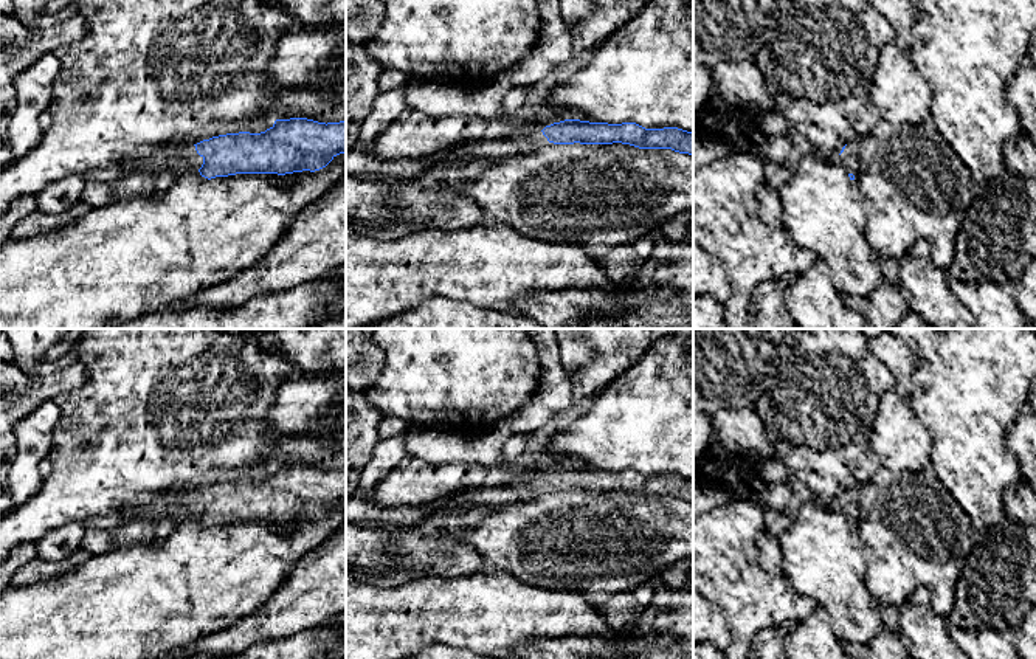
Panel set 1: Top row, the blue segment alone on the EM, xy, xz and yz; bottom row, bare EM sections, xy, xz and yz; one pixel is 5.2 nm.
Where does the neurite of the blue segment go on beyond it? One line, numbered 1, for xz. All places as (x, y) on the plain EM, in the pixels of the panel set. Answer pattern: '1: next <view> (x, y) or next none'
1: next xz (359, 510)

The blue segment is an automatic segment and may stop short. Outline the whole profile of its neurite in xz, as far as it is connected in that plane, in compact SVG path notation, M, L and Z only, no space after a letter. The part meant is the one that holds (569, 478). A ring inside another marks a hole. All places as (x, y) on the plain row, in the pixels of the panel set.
M565 467L527 484L468 488L450 499L423 504L378 505L363 495L346 498L346 523L409 529L439 510L468 507L499 509L535 498L543 492L613 492L639 496L672 496L693 502L693 479L678 474L645 476L636 470L608 471Z

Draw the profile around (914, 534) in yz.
M932 465L920 471L881 467L867 484L856 488L856 495L869 592L879 605L901 608L917 588L926 588L932 609L948 619L954 608L955 585L971 554L972 527Z

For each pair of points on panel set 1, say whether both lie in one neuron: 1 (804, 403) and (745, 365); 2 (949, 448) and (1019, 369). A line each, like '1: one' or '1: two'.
1: two
2: one

